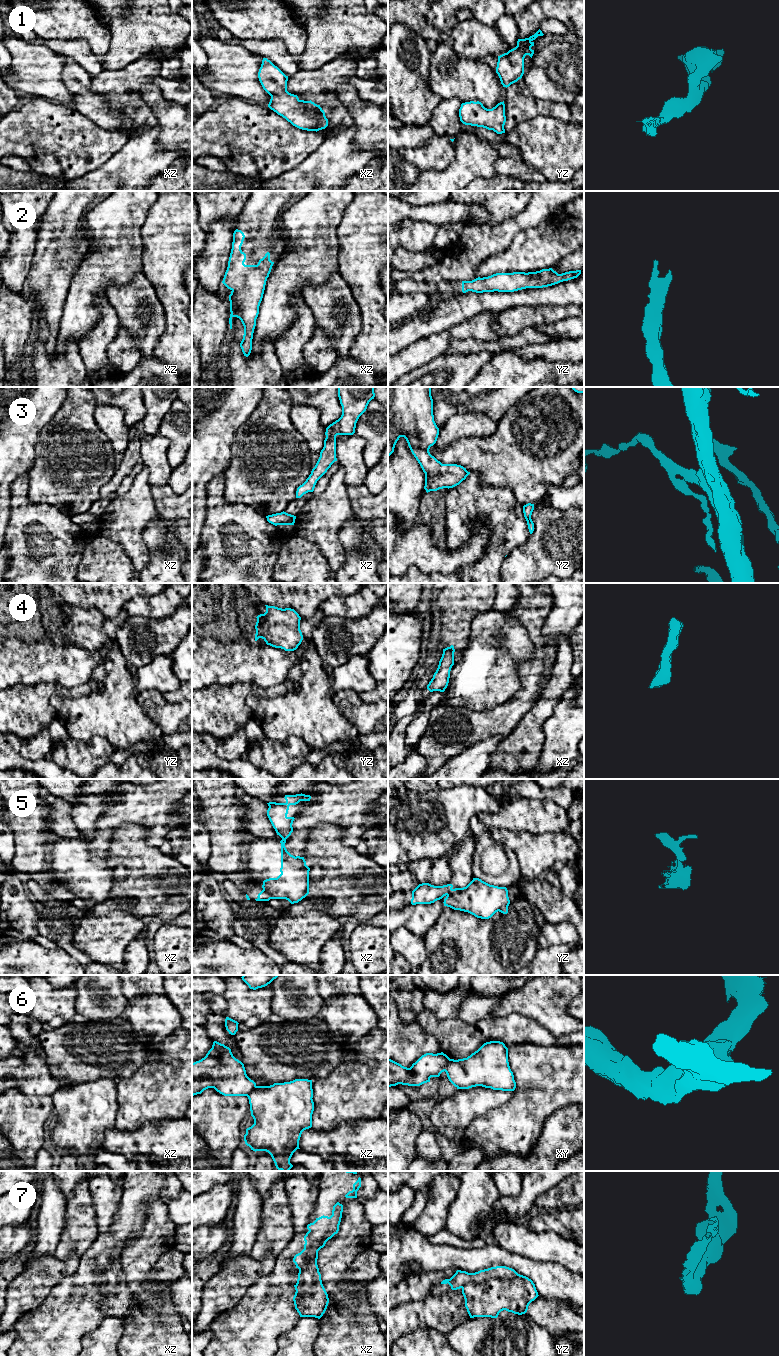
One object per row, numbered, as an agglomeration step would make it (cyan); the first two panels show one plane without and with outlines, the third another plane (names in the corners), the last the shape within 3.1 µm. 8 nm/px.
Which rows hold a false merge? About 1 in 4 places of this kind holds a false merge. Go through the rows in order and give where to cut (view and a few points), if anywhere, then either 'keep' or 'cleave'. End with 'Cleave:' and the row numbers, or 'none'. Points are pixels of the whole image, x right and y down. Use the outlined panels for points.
1: no cut | keep
2: no cut | keep
3: no cut | keep
4: no cut | keep
5: yz (452, 889), (447, 895) | cleave
6: xz (255, 1085), (254, 1089), (247, 1096) | cleave
7: yz (519, 1274), (466, 1283), (462, 1288) | cleave
Cleave: 5, 6, 7

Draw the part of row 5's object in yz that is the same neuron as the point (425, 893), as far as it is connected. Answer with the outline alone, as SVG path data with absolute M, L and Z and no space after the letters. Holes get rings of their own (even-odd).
M429 883L419 884L412 891L411 904L431 904L437 900L442 899L444 896L448 895L452 890L453 885L447 884L443 886L434 886Z

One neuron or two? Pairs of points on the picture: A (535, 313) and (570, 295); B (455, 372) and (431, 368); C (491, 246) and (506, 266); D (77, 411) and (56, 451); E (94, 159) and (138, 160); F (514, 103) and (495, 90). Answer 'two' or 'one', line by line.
A: two
B: one
C: two
D: one
E: two
F: two

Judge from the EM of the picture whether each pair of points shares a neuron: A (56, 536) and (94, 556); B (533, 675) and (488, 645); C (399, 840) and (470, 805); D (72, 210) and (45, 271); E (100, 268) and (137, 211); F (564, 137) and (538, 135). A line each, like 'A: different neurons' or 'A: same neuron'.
A: different neurons
B: different neurons
C: same neuron
D: same neuron
E: same neuron
F: same neuron

